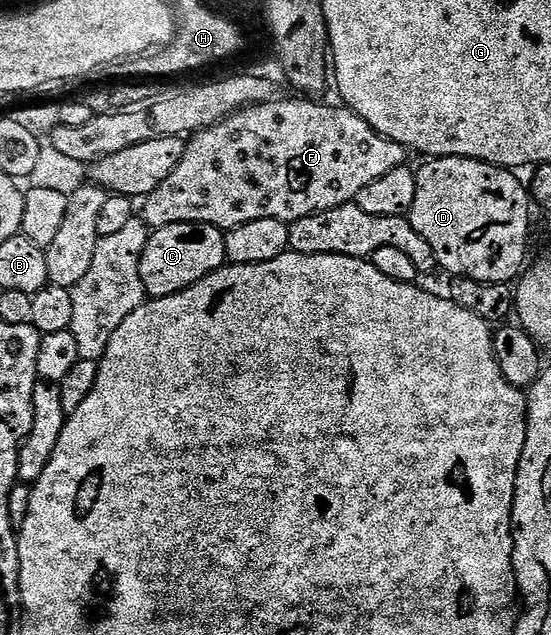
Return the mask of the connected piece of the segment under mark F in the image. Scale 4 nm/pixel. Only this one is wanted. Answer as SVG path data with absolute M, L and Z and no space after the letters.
M280 97L274 103L259 103L256 107L245 107L235 112L228 119L221 120L217 125L213 125L204 131L197 131L187 139L187 148L173 173L153 189L153 193L146 196L141 203L141 218L148 228L164 227L165 225L177 225L178 223L208 223L220 229L230 229L240 227L249 221L261 221L262 219L280 219L288 225L301 217L309 217L318 211L340 207L346 203L353 203L357 193L365 189L365 185L373 185L379 177L385 177L385 173L393 173L393 169L404 166L408 162L409 152L397 141L387 139L381 133L377 133L370 125L357 114L356 111L349 110L348 107L336 105L336 107L326 107L323 101L312 101L307 97L294 97L286 99Z

